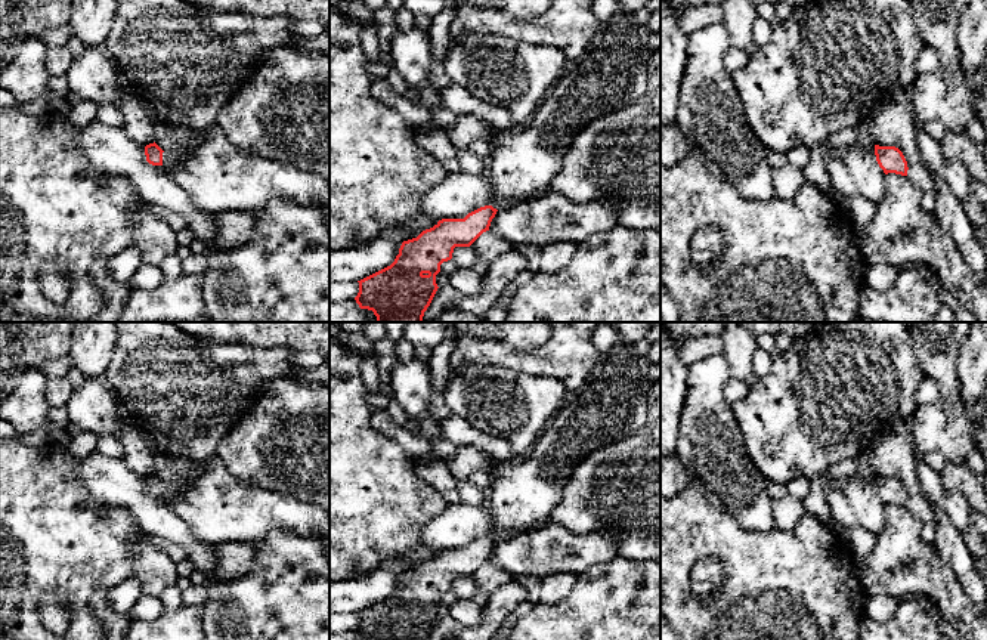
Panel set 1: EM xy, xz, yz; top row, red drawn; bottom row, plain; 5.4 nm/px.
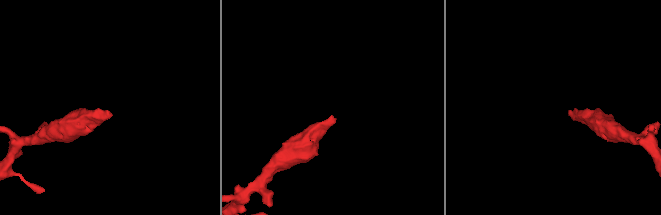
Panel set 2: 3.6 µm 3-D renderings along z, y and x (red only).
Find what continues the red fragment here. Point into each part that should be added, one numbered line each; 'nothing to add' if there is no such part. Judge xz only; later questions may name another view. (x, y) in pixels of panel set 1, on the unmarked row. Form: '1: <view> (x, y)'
1: xz (612, 405)

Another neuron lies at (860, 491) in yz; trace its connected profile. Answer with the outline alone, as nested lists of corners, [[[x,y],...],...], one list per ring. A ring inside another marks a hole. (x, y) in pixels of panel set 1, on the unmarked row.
[[[866,470],[855,477],[841,477],[838,485],[857,519],[857,523],[869,532],[879,534],[885,523],[885,504],[875,486],[875,476]]]

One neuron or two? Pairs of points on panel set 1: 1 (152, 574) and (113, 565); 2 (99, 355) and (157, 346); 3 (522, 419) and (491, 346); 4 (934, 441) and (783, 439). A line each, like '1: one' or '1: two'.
1: one
2: two
3: two
4: two

